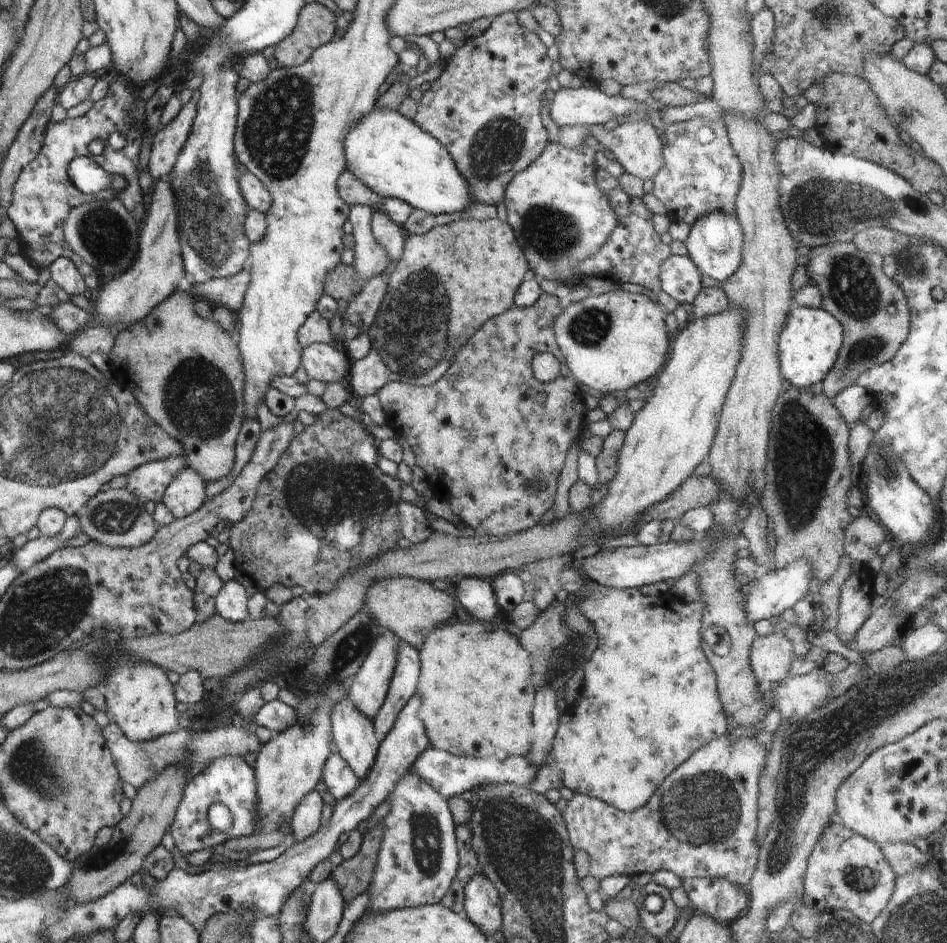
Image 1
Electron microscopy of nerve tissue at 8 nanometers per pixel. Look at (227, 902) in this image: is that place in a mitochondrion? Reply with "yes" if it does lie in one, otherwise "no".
no

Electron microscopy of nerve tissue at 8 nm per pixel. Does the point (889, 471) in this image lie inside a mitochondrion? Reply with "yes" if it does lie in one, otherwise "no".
yes

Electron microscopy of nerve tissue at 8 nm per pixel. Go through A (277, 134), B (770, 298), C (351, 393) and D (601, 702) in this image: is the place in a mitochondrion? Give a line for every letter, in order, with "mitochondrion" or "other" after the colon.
A: mitochondrion
B: other
C: other
D: other

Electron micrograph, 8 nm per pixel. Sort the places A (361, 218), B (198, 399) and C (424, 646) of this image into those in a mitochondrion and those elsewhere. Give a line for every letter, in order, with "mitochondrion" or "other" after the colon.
A: other
B: mitochondrion
C: other

